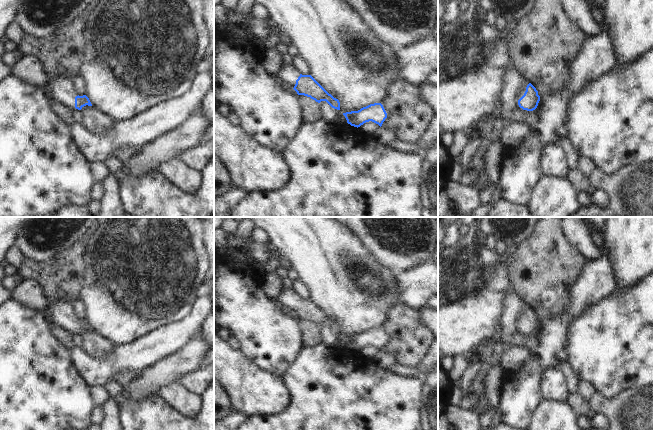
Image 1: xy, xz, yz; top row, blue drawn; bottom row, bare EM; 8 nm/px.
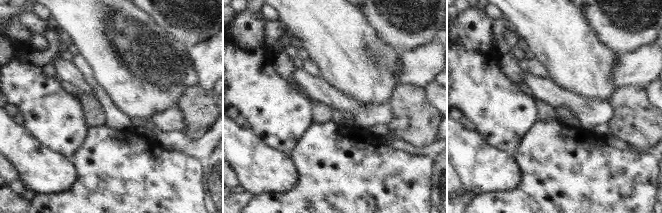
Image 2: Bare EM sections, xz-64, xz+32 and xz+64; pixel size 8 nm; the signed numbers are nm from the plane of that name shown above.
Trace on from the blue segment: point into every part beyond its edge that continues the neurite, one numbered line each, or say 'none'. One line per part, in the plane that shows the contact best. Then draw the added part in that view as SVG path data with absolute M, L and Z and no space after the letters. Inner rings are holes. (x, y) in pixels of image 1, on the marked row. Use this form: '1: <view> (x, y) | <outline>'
1: xz (288, 74) | M283 65L277 75L283 83L294 88L300 73L292 65Z

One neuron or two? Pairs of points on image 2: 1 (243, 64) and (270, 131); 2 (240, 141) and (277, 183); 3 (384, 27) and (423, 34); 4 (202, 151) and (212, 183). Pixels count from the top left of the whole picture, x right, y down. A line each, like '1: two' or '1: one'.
1: one
2: one
3: one
4: two

